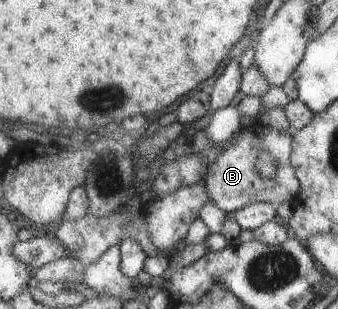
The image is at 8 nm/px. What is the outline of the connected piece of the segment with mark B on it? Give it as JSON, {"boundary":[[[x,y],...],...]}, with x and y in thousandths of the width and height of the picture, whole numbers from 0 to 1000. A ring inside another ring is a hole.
{"boundary":[[[749,401],[731,414],[716,414],[713,427],[701,434],[695,460],[683,460],[642,511],[636,524],[612,534],[607,563],[598,570],[601,608],[618,634],[618,647],[630,657],[654,686],[666,686],[675,702],[689,683],[698,683],[704,673],[713,673],[725,663],[743,660],[746,654],[799,654],[811,663],[825,663],[831,654],[864,657],[870,638],[879,628],[885,608],[885,589],[873,576],[870,550],[855,537],[855,502],[861,492],[861,437],[849,434],[846,421],[802,421],[802,414],[784,414],[772,401]],[[784,492],[808,511],[814,524],[814,570],[808,576],[772,576],[763,570],[754,553],[754,518],[760,505]]]}

